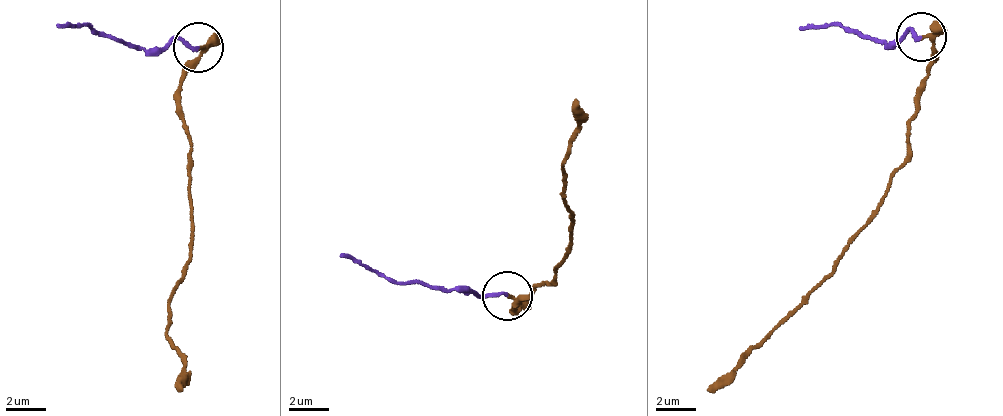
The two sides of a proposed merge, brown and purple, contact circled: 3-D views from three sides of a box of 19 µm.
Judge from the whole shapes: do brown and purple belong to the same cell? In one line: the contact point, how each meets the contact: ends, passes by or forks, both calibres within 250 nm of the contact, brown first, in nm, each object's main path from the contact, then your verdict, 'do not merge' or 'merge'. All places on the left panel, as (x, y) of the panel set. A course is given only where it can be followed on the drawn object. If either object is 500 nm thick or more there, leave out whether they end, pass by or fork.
(198, 47) | brown passes by | purple ends | 160/180 nm | brown via (200, 46), (180, 105), (189, 169), (193, 232), (170, 308), (169, 331), (186, 364), (183, 387) | purple via (200, 46), (128, 48), (90, 27), (56, 25) | do not merge

